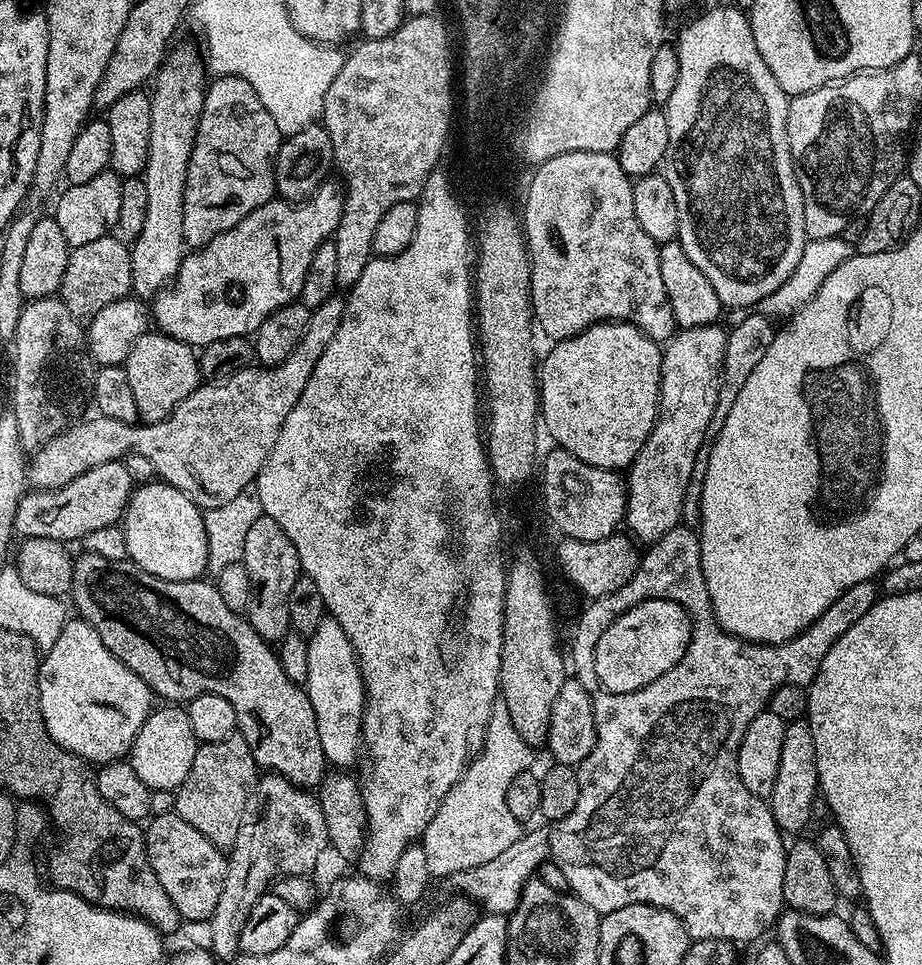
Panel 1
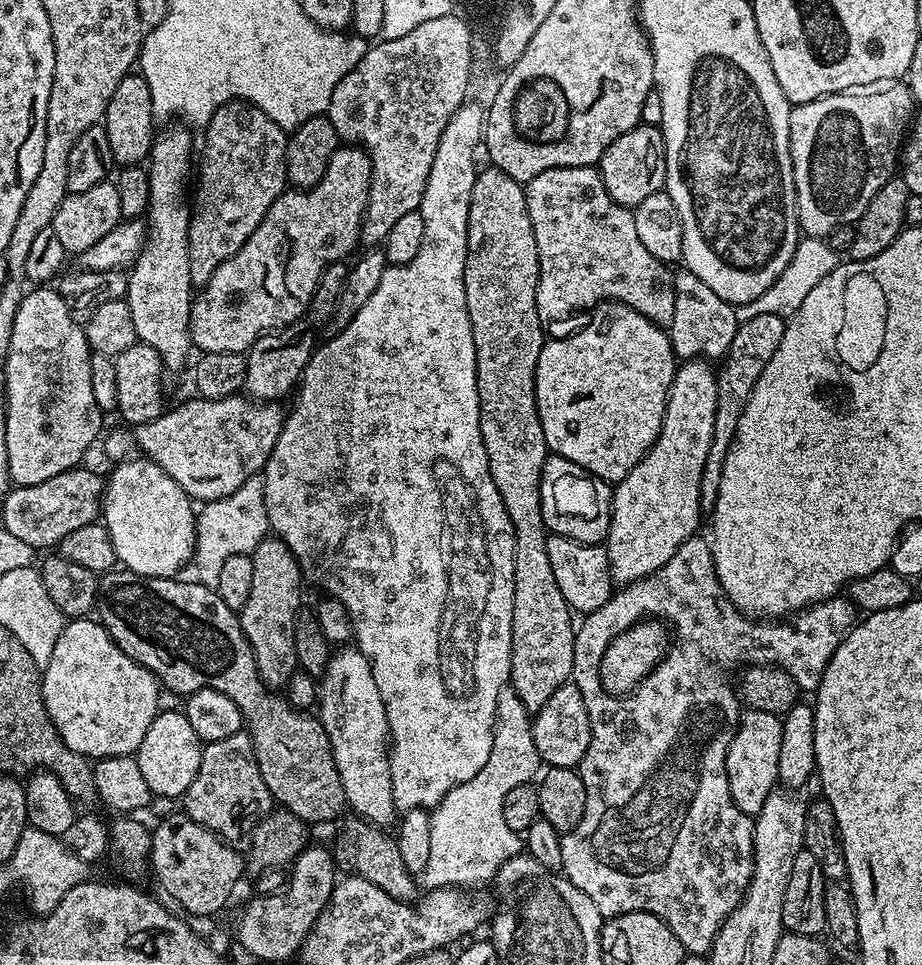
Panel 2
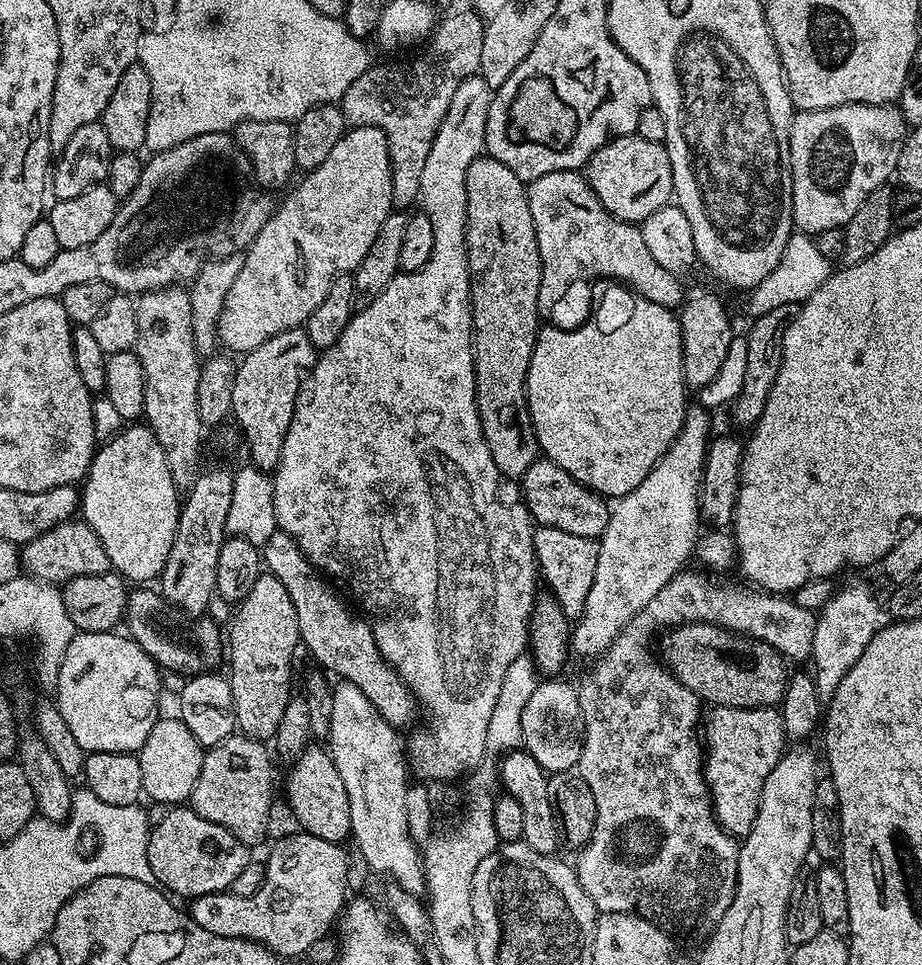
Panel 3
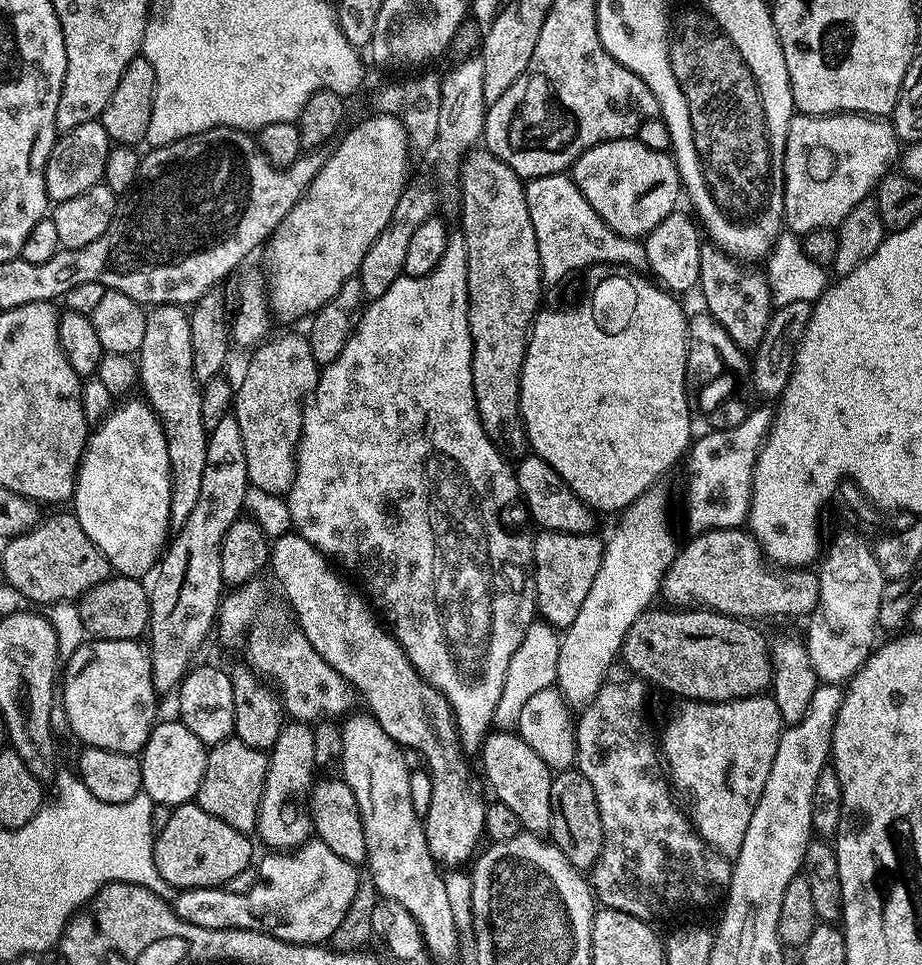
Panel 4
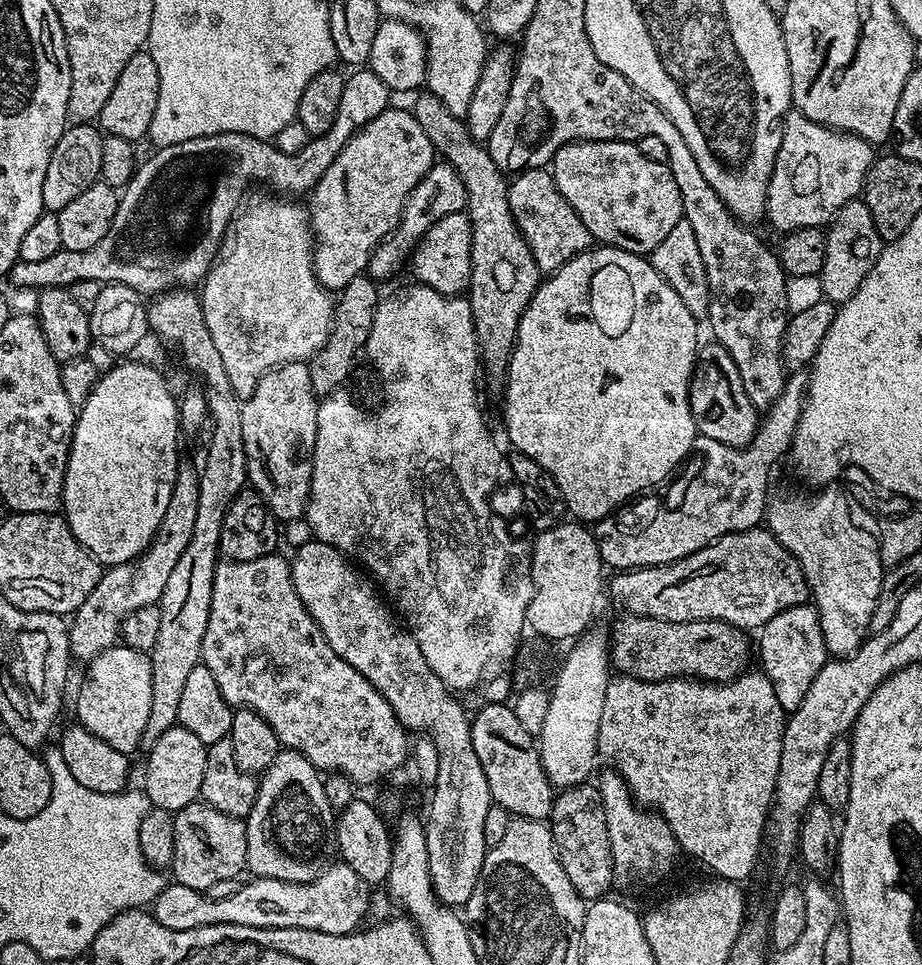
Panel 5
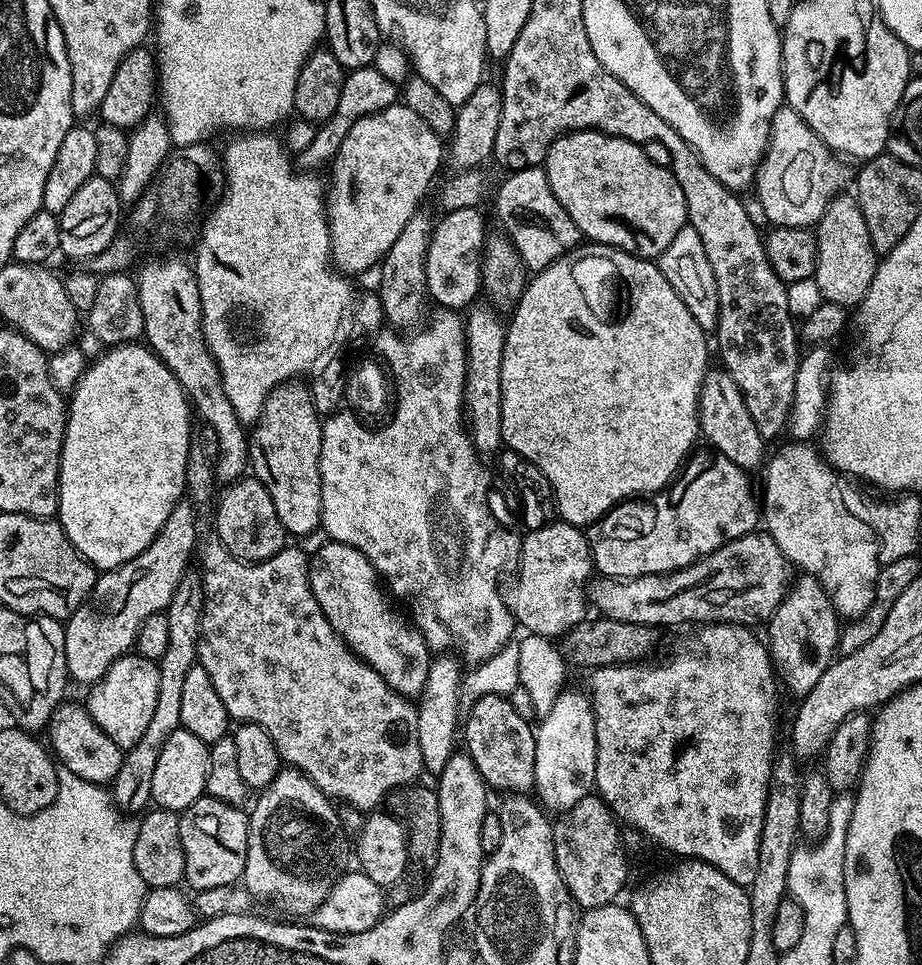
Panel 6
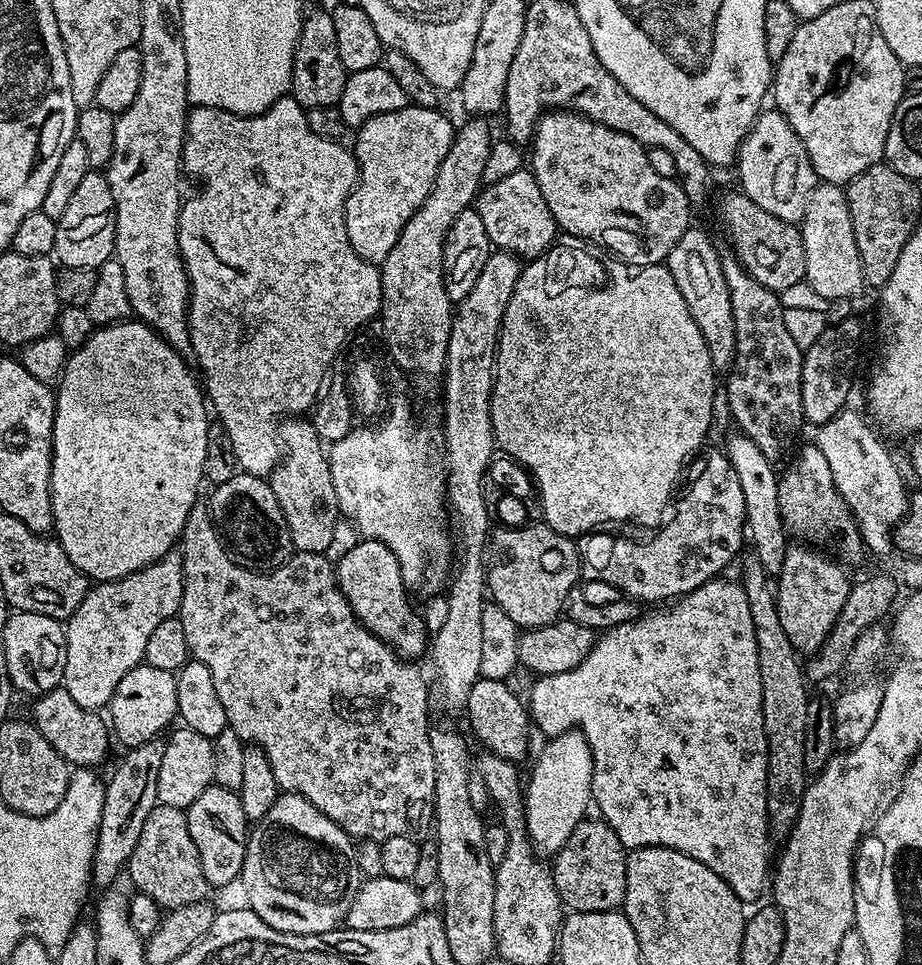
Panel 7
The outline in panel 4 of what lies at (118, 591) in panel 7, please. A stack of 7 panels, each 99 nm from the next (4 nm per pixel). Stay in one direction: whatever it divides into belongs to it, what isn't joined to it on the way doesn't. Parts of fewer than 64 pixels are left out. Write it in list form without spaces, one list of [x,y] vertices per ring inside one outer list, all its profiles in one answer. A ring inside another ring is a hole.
[[[158,304],[147,313],[146,334],[138,353],[139,387],[164,427],[166,454],[170,454],[169,525],[178,530],[190,518],[202,491],[202,470],[206,467],[209,431],[202,424],[201,385],[196,384],[191,368],[189,313],[178,304]]]

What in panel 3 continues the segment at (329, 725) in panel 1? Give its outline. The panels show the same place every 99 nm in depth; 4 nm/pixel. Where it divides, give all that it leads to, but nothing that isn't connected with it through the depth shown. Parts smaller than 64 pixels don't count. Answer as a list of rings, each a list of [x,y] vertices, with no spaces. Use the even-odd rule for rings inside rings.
[[[340,682],[332,689],[334,710],[331,711],[330,730],[326,747],[332,754],[338,774],[342,774],[342,786],[350,798],[351,839],[360,847],[360,856],[376,872],[385,872],[395,887],[406,890],[412,896],[423,897],[426,892],[424,858],[421,849],[412,839],[406,822],[406,794],[410,787],[410,765],[406,759],[406,744],[401,733],[374,706],[358,688],[349,682]]]

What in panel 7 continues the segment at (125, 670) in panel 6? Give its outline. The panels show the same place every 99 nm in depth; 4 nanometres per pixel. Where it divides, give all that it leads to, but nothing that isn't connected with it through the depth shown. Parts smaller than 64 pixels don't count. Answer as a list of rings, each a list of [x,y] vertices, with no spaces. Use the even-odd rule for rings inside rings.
[[[141,662],[129,670],[122,682],[118,682],[112,701],[108,703],[106,716],[110,721],[111,735],[115,739],[117,736],[125,749],[142,746],[142,742],[157,739],[177,719],[177,706],[176,673]]]

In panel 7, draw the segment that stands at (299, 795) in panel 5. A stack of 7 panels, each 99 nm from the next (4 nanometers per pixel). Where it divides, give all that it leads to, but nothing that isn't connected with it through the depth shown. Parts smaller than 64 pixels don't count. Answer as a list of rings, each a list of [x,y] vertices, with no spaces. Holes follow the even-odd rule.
[[[284,792],[274,806],[270,806],[270,810],[266,810],[266,814],[251,825],[244,869],[240,871],[239,879],[244,880],[247,907],[258,914],[266,926],[299,936],[335,932],[345,923],[350,902],[354,902],[356,897],[353,891],[356,878],[358,880],[353,837],[344,833],[306,798],[293,792]]]

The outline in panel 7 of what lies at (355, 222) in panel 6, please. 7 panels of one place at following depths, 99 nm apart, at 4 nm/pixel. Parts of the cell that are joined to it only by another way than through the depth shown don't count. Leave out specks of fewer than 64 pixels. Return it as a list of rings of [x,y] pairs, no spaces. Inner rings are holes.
[[[409,106],[402,110],[378,114],[367,120],[361,128],[355,129],[354,155],[358,179],[344,207],[344,221],[346,222],[346,234],[350,238],[350,246],[354,246],[354,250],[363,260],[379,266],[384,263],[386,254],[394,250],[394,242],[398,242],[398,234],[402,234],[402,226],[406,226],[406,222],[414,218],[418,206],[426,202],[434,186],[438,166],[450,150],[453,135],[454,124],[451,124],[440,113],[440,110],[419,106]]]

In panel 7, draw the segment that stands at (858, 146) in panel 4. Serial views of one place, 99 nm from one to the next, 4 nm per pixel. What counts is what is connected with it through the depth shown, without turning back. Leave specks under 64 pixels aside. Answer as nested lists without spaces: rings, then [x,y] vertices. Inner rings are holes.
[[[779,110],[761,111],[752,124],[752,129],[740,143],[738,169],[742,192],[770,214],[799,225],[806,214],[810,194],[815,190],[818,177],[808,157],[806,146],[790,126],[788,119]]]

